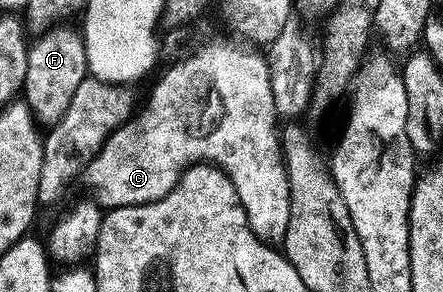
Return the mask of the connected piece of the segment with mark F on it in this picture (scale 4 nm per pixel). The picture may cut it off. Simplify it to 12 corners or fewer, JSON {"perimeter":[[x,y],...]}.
{"perimeter":[[76,28],[31,42],[24,99],[59,123],[92,67]]}

